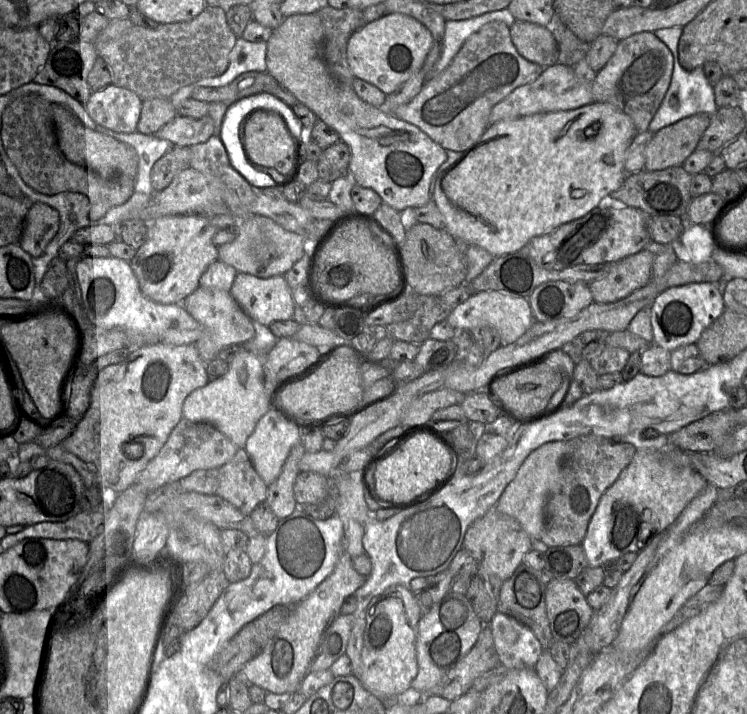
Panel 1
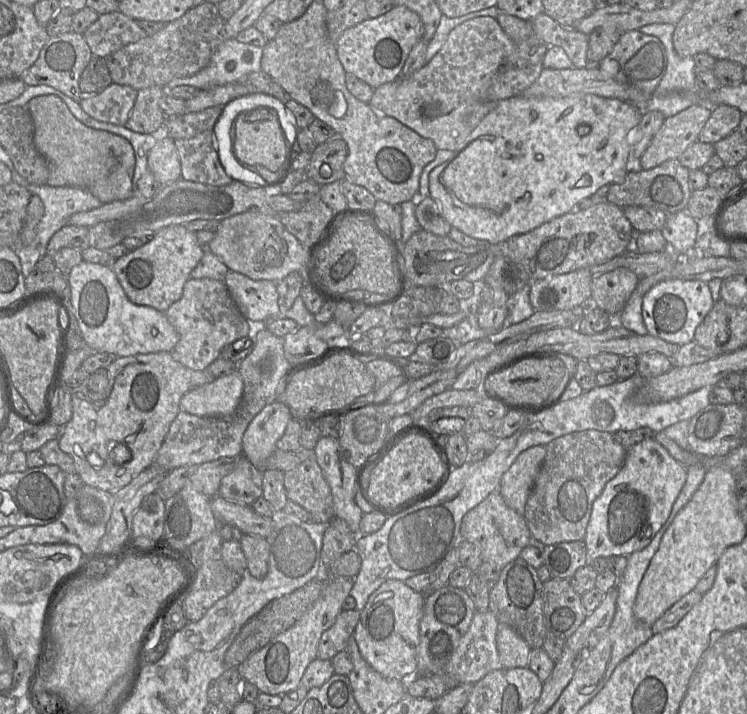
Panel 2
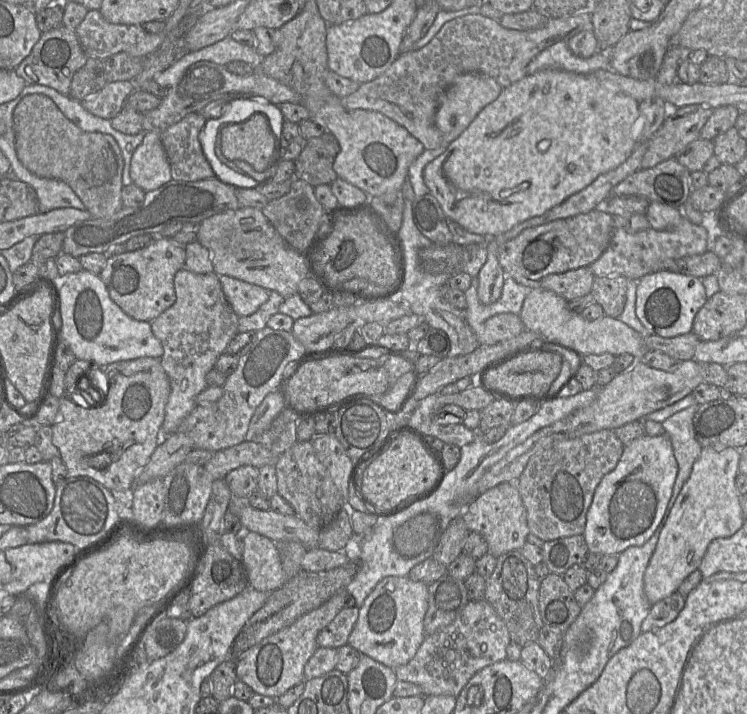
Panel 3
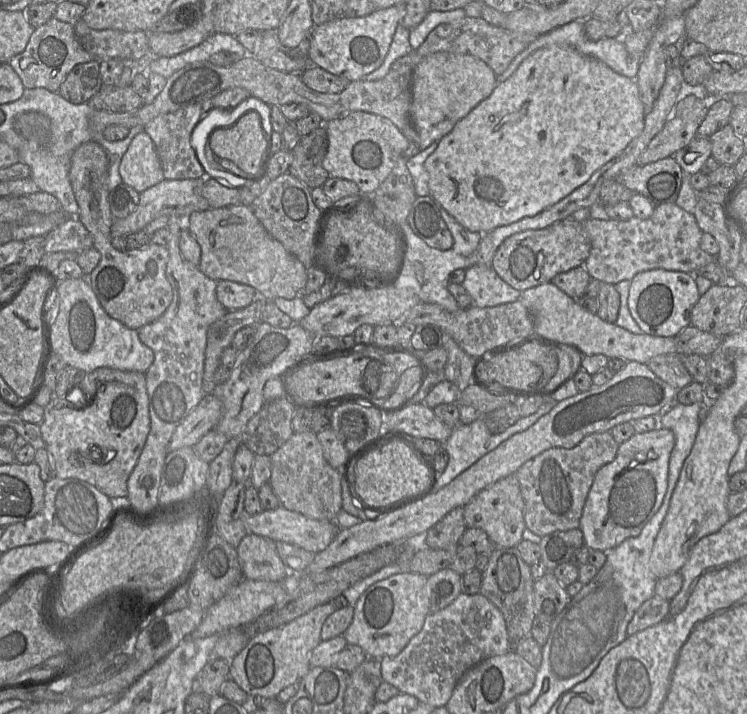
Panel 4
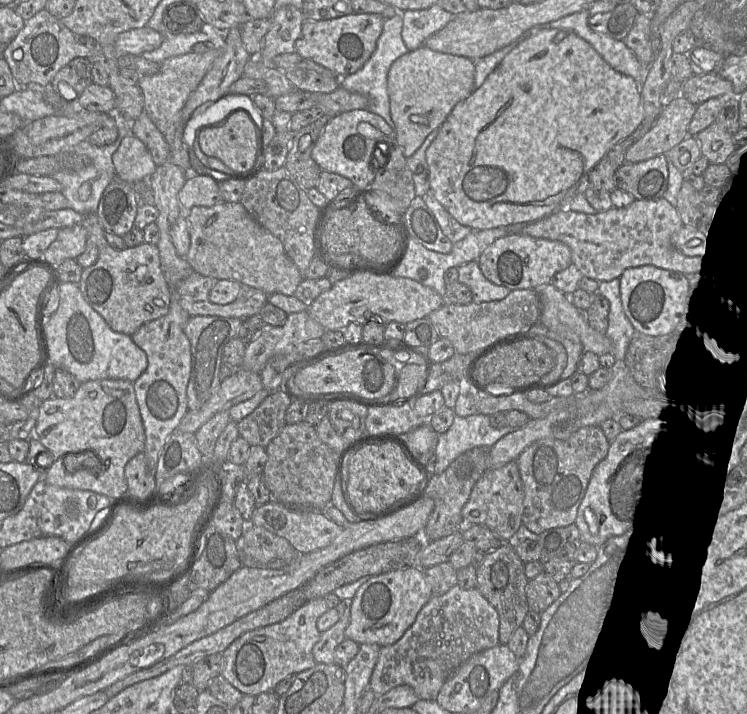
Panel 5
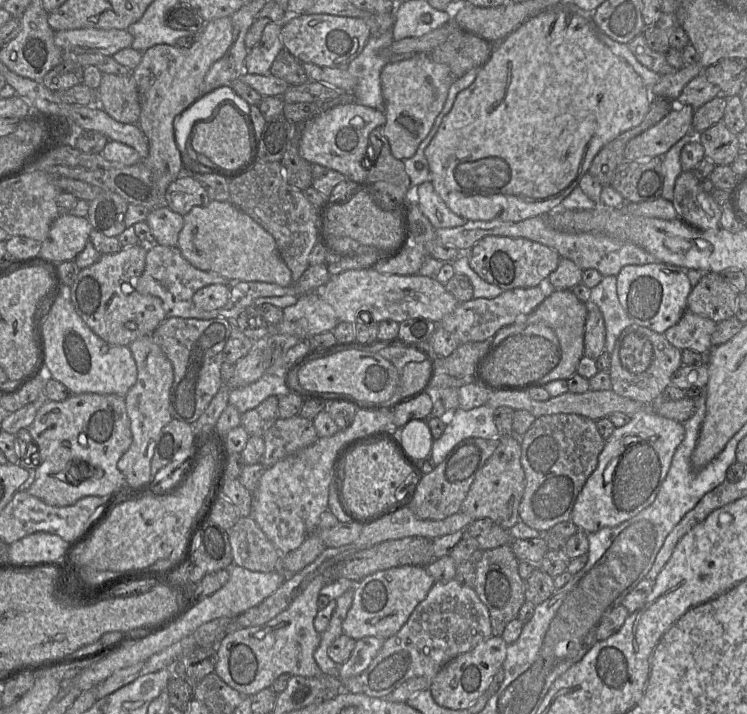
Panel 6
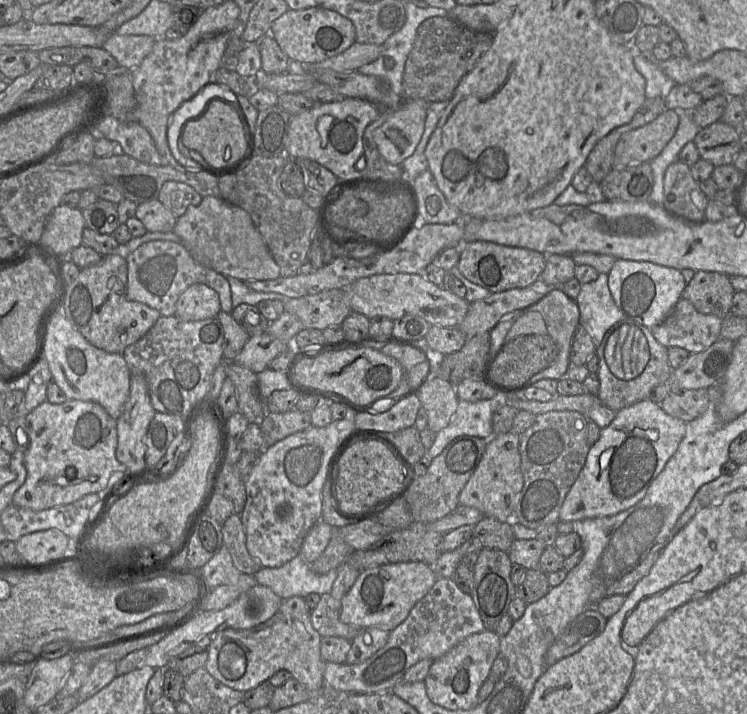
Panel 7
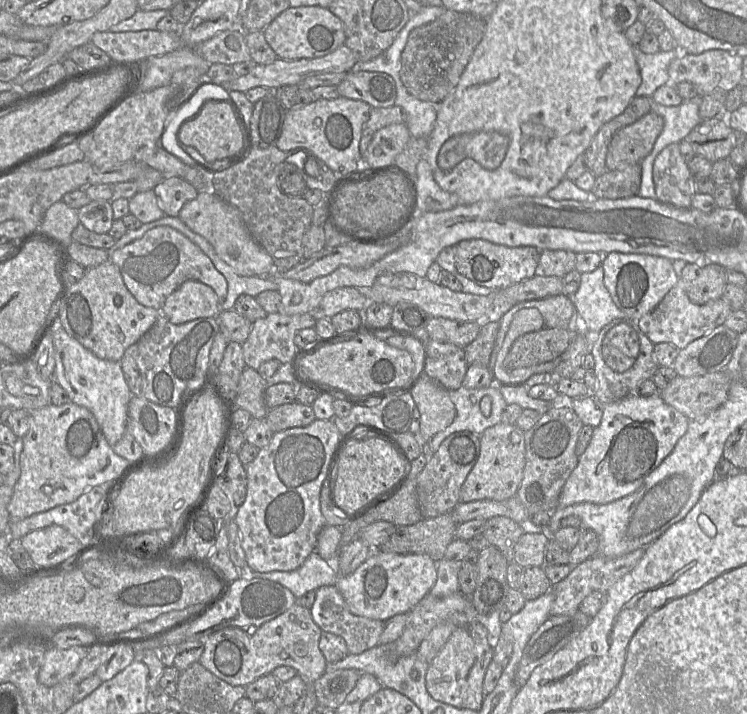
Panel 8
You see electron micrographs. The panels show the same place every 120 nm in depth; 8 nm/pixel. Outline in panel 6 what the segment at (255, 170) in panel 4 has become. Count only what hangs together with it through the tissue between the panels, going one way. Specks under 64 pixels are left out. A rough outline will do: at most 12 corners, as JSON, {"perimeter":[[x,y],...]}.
{"perimeter":[[222,104],[191,132],[213,167],[238,169],[252,154],[249,124]]}

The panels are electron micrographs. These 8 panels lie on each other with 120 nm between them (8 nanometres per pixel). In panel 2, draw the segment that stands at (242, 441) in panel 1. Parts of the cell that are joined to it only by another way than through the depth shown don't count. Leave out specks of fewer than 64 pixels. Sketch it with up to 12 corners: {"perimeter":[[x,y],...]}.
{"perimeter":[[236,369],[187,392],[180,410],[230,416],[241,403]]}

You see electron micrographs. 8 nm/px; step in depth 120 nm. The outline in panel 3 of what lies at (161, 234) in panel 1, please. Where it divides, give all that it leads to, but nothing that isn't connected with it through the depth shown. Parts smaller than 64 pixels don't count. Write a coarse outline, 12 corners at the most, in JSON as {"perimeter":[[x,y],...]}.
{"perimeter":[[170,238],[107,258],[99,277],[131,318],[176,301],[186,252]]}

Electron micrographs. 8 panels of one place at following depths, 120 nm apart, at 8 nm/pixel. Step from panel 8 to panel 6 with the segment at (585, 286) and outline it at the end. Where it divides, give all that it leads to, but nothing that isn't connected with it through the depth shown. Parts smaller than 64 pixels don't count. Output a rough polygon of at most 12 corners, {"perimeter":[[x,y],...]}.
{"perimeter":[[603,276],[590,299],[605,323],[610,354],[621,332],[633,324],[619,302],[616,276]]}

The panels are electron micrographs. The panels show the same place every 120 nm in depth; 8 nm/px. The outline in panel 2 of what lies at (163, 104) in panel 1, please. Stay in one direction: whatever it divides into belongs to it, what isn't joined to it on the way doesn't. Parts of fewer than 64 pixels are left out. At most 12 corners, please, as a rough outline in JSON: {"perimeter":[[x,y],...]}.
{"perimeter":[[158,86],[138,90],[125,127],[160,135],[167,116]]}

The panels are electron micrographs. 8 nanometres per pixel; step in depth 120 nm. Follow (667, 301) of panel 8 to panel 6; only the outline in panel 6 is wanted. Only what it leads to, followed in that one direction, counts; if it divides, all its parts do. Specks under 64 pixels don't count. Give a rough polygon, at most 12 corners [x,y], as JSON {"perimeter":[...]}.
{"perimeter":[[686,310],[664,336],[680,350],[707,355],[716,324]]}

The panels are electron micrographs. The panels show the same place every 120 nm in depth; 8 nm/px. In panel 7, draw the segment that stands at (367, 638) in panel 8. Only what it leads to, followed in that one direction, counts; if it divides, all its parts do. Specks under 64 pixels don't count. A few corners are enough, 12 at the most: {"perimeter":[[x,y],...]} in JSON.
{"perimeter":[[322,594],[311,611],[316,631],[352,641],[362,630],[341,622],[341,601]]}

